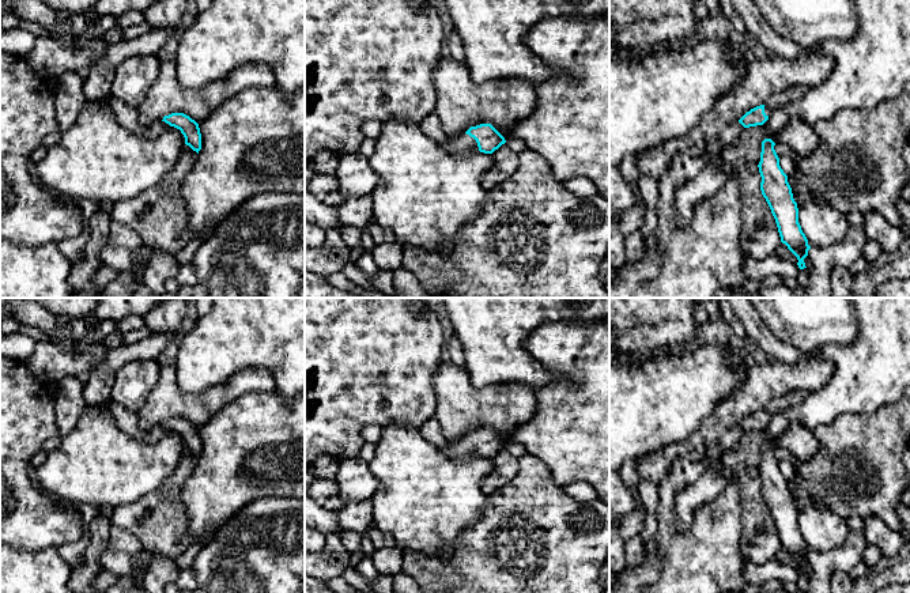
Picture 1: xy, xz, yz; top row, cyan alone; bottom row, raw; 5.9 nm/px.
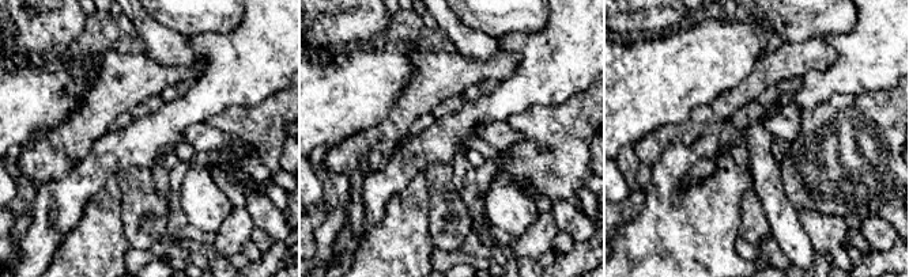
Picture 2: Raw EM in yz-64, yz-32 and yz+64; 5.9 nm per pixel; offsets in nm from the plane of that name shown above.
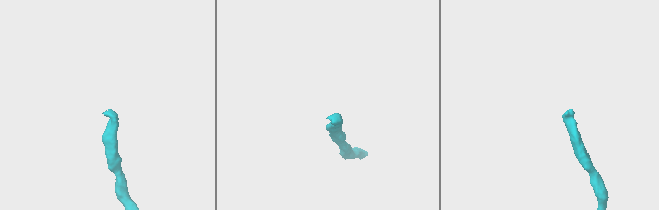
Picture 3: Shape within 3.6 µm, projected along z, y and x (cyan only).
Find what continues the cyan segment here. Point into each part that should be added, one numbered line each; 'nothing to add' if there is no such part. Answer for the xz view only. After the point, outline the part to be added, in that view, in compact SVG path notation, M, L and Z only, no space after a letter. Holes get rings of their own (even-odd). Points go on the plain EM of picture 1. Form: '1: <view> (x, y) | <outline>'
1: xz (464, 449) | M467 438L458 442L453 442L453 443L449 442L443 446L439 446L439 450L446 457L454 460L469 460L472 457L479 457L476 445Z

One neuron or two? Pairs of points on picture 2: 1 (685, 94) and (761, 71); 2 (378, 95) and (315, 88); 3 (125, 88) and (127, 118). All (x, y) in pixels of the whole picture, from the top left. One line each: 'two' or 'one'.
1: two
2: one
3: two

